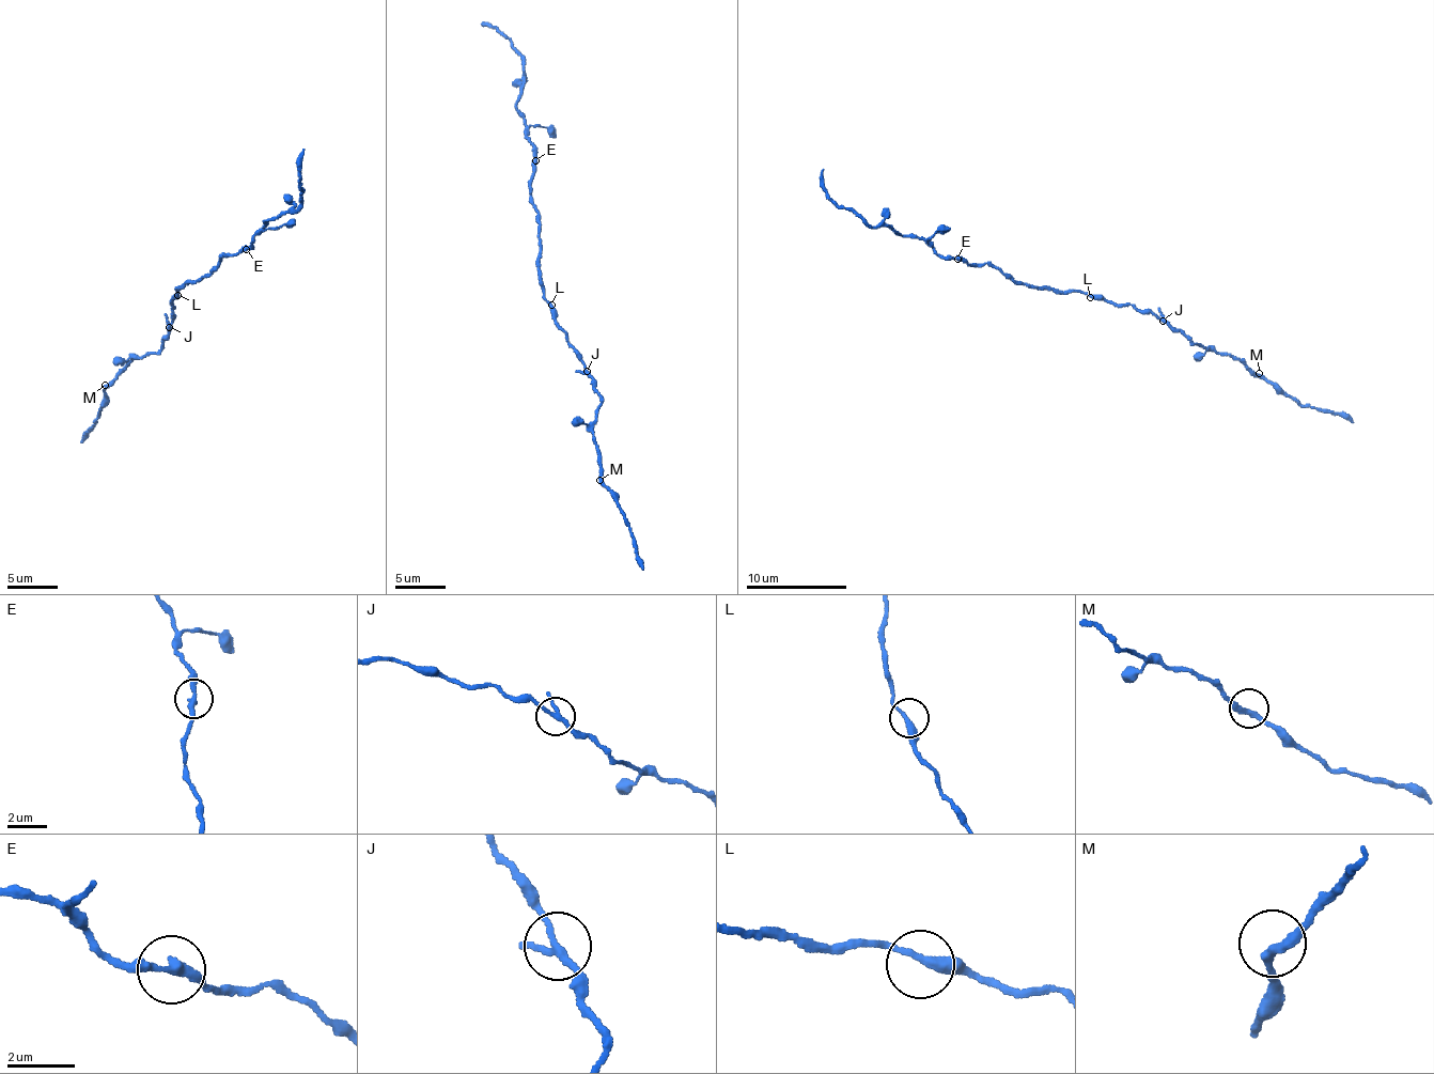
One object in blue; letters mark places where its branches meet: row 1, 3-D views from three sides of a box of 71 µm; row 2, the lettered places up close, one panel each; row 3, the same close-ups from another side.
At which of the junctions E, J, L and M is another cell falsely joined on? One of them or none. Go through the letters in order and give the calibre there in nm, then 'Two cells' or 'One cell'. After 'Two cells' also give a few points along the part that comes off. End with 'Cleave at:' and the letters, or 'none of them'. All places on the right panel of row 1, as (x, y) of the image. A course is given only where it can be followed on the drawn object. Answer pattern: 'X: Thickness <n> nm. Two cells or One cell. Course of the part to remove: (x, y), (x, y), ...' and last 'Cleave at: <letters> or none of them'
E: Thickness 280 nm. One cell
J: Thickness 180 nm. One cell
L: Thickness 280 nm. One cell
M: Thickness 280 nm. One cell
Cleave at: none of them

